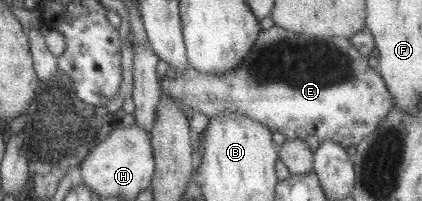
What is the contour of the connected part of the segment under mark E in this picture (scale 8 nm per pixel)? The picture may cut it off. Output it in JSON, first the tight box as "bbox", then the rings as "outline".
{"bbox":[161,24,392,148],"outline":[[[275,24],[267,30],[259,30],[257,39],[242,64],[229,70],[226,75],[209,75],[187,67],[173,79],[161,80],[161,95],[171,97],[179,107],[199,110],[208,119],[217,113],[239,113],[249,117],[272,133],[281,133],[284,140],[304,140],[307,135],[317,136],[318,142],[333,140],[344,148],[356,146],[365,136],[376,129],[392,109],[392,98],[380,75],[367,64],[348,41],[333,36],[316,38],[307,34],[289,32]]]}

